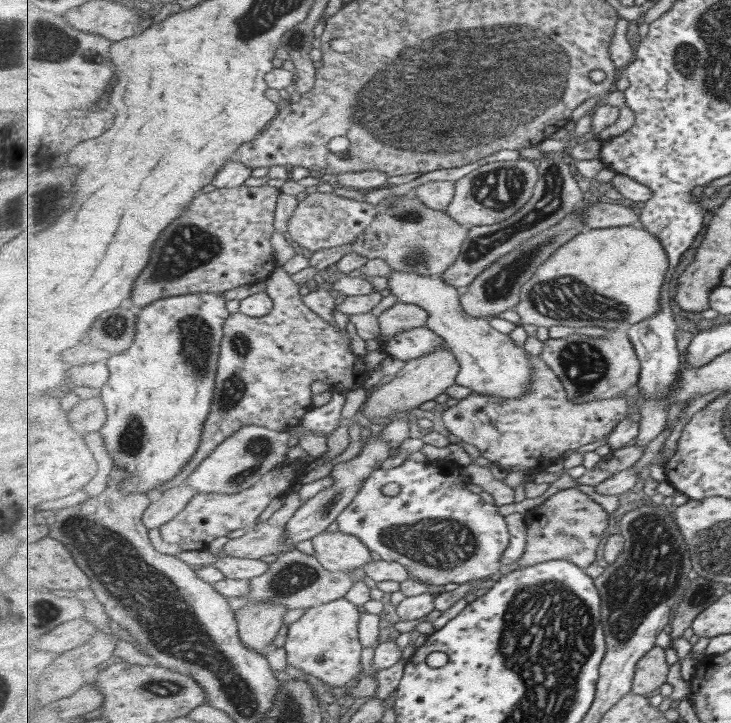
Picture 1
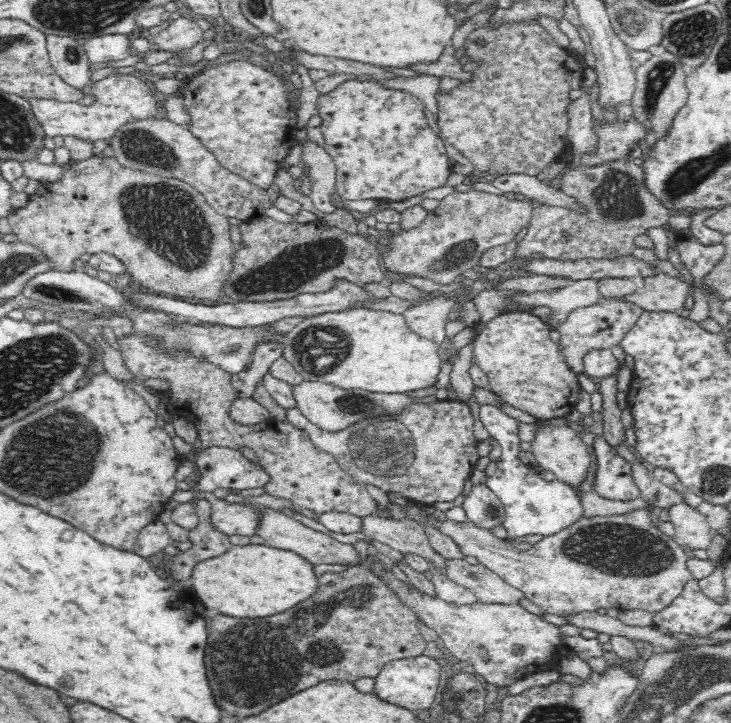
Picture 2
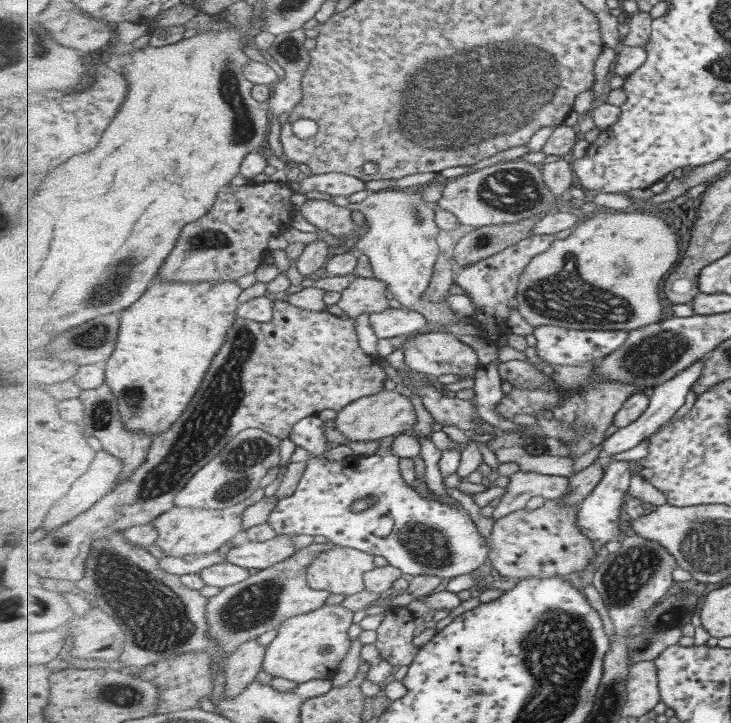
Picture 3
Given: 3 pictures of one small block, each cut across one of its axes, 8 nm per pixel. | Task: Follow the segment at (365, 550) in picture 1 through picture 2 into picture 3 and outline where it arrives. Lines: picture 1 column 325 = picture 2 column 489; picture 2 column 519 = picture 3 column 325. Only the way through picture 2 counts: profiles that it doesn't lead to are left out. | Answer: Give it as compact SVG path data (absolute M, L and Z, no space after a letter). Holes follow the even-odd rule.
M351 547L322 550L308 568L309 585L351 596L365 590L365 573L375 568L373 555Z

